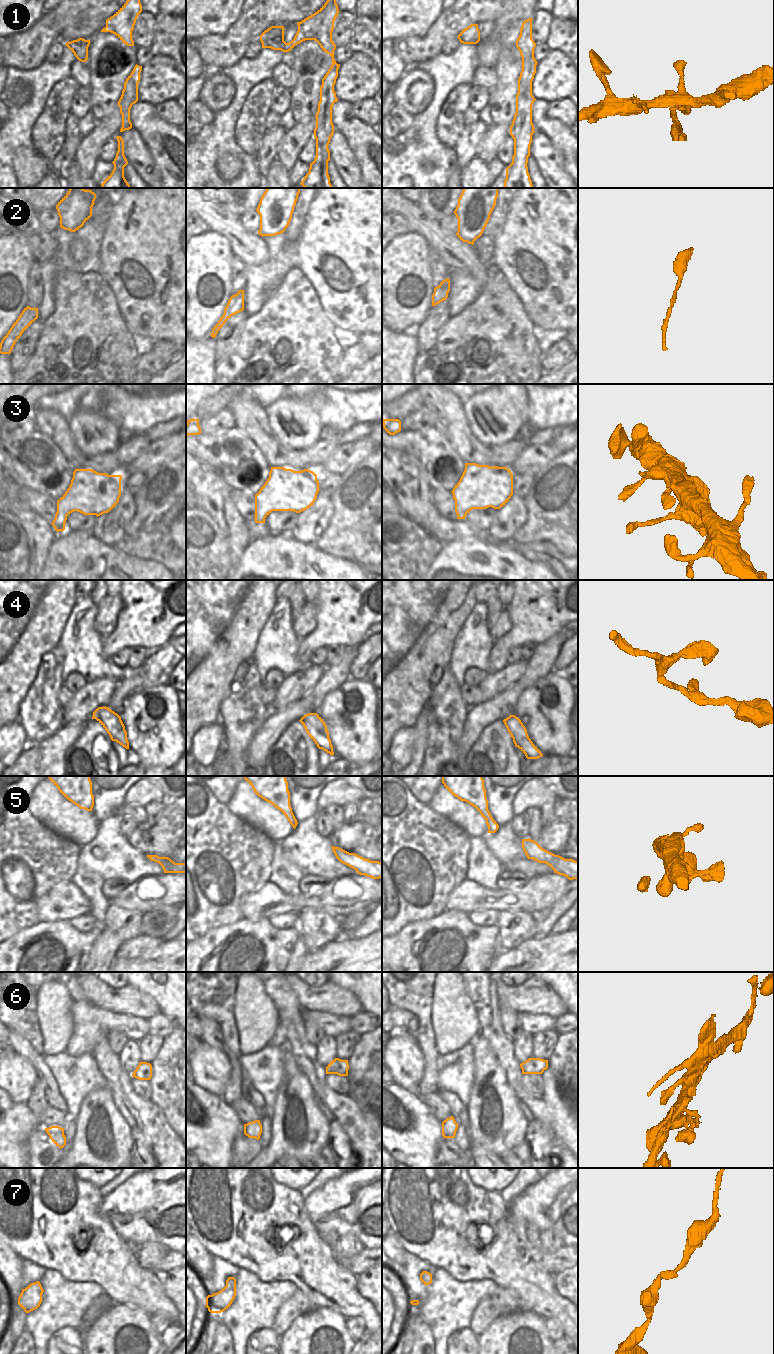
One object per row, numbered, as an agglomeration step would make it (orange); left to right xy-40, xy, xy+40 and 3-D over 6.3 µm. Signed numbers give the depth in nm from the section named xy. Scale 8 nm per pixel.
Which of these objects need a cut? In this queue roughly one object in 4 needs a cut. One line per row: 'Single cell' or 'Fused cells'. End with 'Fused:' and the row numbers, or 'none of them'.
1: Single cell
2: Single cell
3: Single cell
4: Single cell
5: Single cell
6: Single cell
7: Single cell
Fused: none of them.

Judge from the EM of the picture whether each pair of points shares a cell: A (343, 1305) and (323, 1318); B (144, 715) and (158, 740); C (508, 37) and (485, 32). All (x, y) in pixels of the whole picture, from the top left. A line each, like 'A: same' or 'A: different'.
A: different
B: same
C: different

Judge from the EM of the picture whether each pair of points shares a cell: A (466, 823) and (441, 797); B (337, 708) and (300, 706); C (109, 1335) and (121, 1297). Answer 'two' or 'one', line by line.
A: one
B: two
C: two

